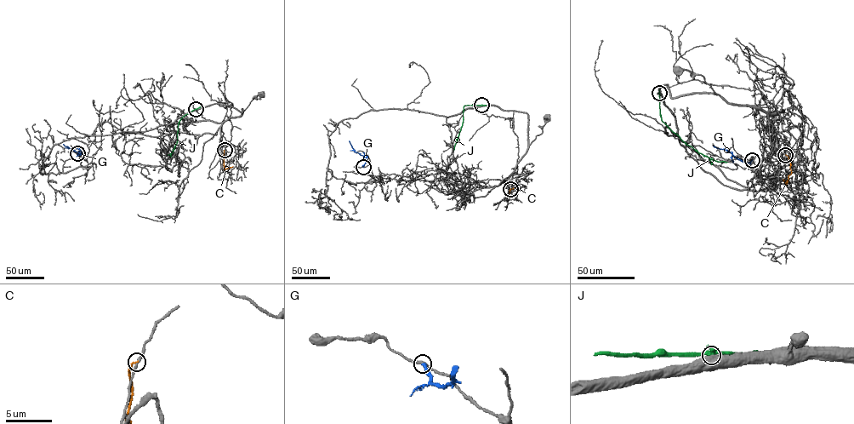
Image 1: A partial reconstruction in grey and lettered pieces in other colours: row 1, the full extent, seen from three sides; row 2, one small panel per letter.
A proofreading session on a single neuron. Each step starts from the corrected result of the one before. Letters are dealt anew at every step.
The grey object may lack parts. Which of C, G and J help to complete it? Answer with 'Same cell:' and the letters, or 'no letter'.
Same cell: no letter

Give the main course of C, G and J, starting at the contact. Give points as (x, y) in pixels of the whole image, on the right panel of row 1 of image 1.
C: (785, 154), (792, 171), (786, 183), (782, 179)
G: (752, 160), (743, 162), (731, 151), (713, 146)
J: (659, 93), (661, 120), (698, 152), (715, 161), (727, 162)

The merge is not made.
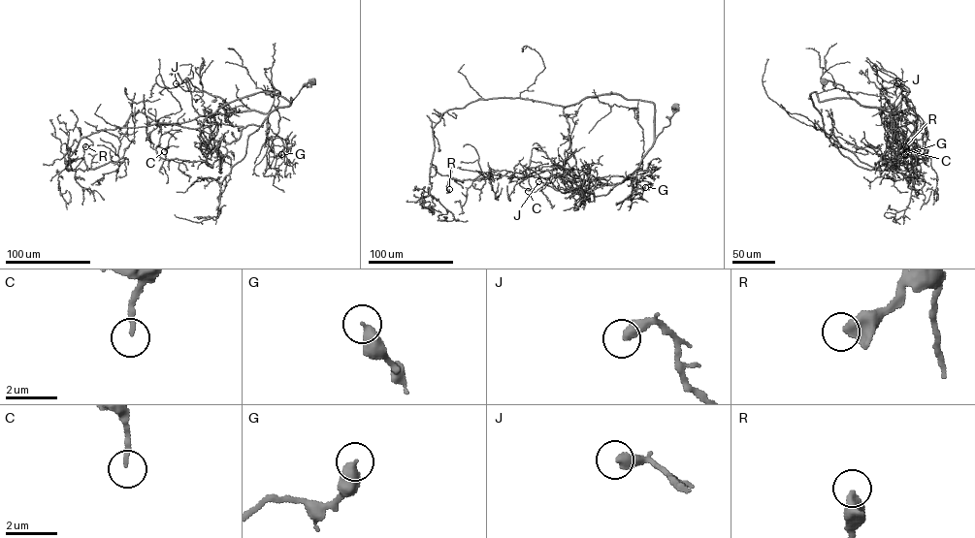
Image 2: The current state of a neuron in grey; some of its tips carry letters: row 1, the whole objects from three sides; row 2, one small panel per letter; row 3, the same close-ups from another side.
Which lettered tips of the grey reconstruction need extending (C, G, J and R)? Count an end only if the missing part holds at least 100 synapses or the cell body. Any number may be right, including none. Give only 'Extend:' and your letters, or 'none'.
Extend: none

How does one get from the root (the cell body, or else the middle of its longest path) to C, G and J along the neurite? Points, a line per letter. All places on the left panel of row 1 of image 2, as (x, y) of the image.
C: (312, 80), (261, 125), (248, 124), (229, 143), (221, 140), (205, 161), (164, 159), (155, 147), (164, 151)
G: (312, 80), (300, 90), (288, 105), (279, 107), (267, 118), (266, 134), (274, 144), (269, 156), (281, 154)
J: (312, 80), (300, 90), (288, 105), (265, 113), (234, 111), (218, 97), (203, 91), (185, 90), (176, 83)

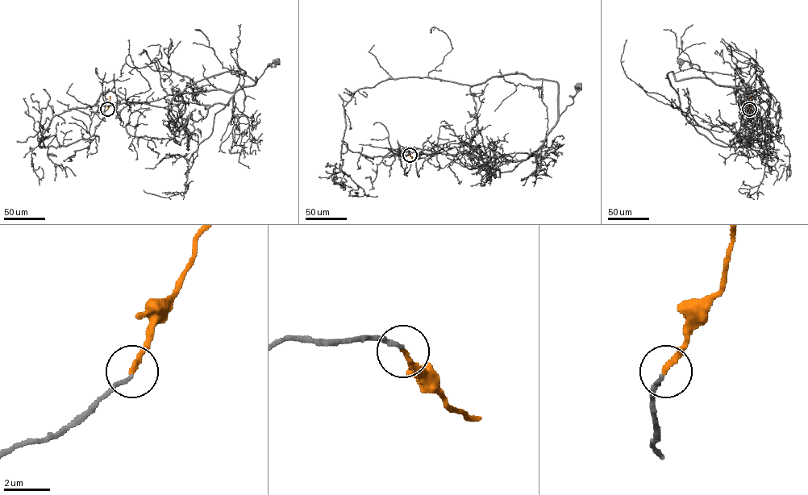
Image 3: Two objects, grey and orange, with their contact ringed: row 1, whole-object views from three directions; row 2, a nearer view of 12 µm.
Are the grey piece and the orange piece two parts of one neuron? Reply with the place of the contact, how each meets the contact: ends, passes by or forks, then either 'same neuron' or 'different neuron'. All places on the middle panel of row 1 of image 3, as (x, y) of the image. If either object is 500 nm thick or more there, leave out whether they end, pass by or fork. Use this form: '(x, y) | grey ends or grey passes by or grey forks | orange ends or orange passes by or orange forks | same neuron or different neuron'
(410, 155) | grey ends | orange ends | same neuron

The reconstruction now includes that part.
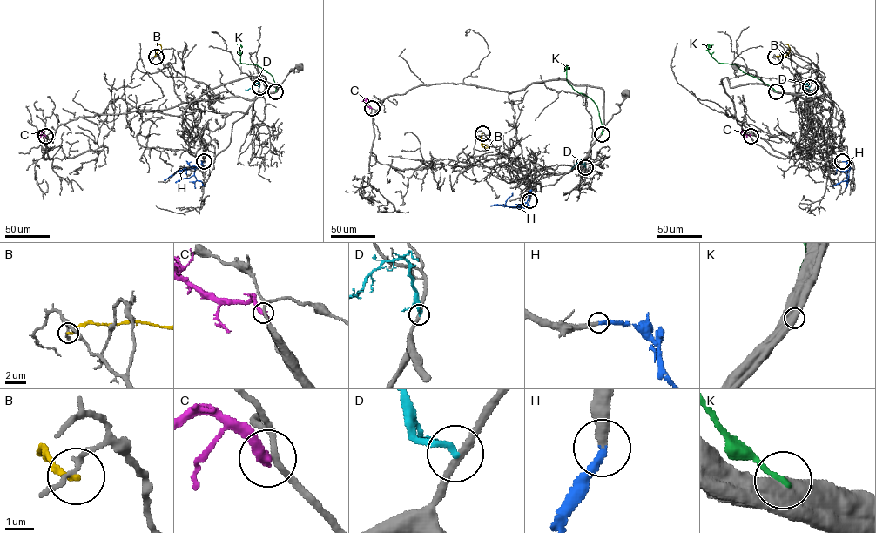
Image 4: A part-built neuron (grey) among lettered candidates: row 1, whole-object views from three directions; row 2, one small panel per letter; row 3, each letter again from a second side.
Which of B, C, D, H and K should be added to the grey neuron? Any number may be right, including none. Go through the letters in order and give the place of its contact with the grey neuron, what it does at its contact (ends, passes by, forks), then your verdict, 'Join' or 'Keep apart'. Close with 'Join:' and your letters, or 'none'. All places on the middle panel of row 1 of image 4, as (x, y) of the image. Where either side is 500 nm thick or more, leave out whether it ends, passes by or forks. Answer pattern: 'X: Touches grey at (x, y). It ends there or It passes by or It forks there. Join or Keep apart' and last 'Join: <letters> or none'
B: Touches grey at (482, 133). It ends there. Keep apart
C: Touches grey at (372, 108). It ends there. Keep apart
D: Touches grey at (585, 167). It ends there. Keep apart
H: Touches grey at (529, 200). It ends there. Join
K: Touches grey at (602, 134). Keep apart
Join: H

